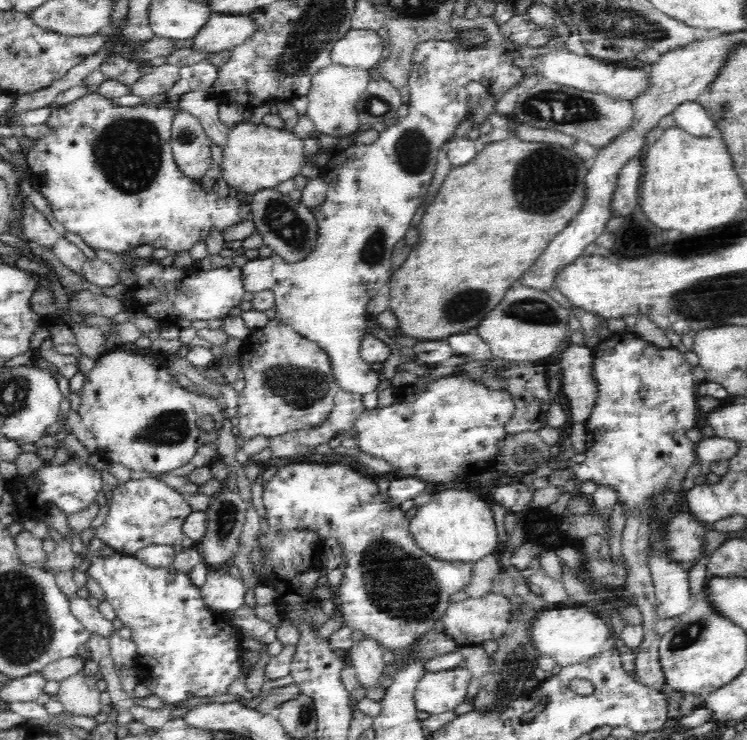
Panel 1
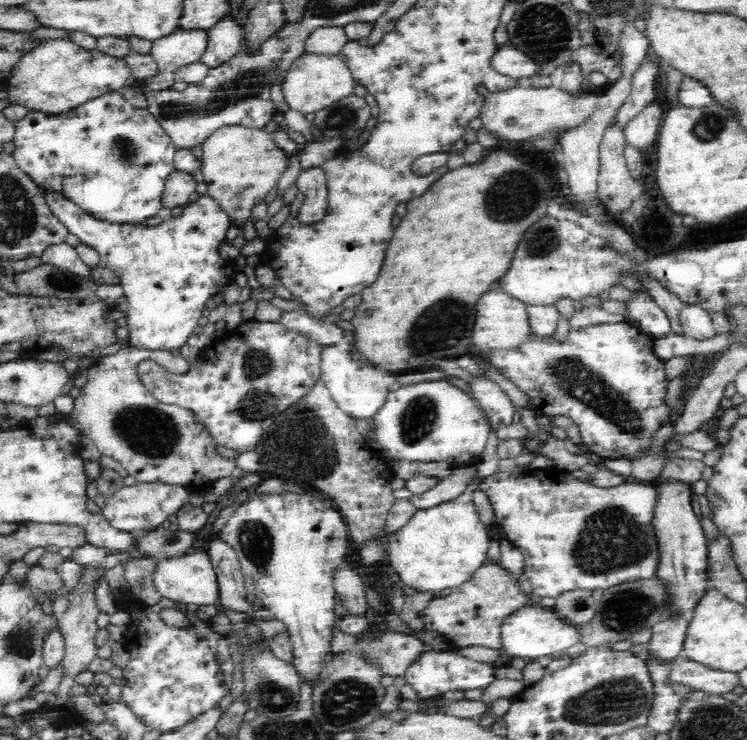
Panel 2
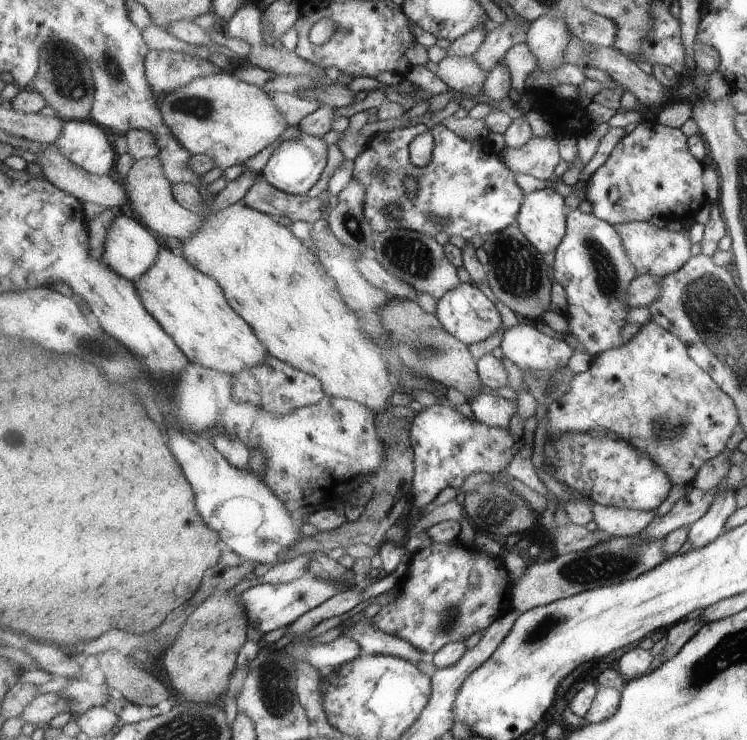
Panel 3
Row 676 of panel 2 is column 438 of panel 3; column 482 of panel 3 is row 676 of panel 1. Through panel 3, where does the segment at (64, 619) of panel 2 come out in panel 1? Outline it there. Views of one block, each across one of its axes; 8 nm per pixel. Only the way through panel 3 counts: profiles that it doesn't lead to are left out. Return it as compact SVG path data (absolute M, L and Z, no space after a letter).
M82 672L68 675L59 682L59 701L64 710L74 716L94 718L101 712L100 690L96 687L99 676L86 676Z

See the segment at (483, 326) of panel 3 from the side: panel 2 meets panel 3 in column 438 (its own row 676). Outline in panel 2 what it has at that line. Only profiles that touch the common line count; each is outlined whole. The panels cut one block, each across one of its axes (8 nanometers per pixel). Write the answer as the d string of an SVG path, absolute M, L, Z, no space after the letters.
M251 491L250 498L232 514L219 537L236 551L247 591L259 598L264 607L273 610L274 618L286 627L294 647L296 672L301 679L312 679L314 682L329 660L323 660L323 656L330 651L334 636L332 625L337 593L333 586L334 570L341 558L352 551L344 519L321 494L307 491L269 491L260 494Z

